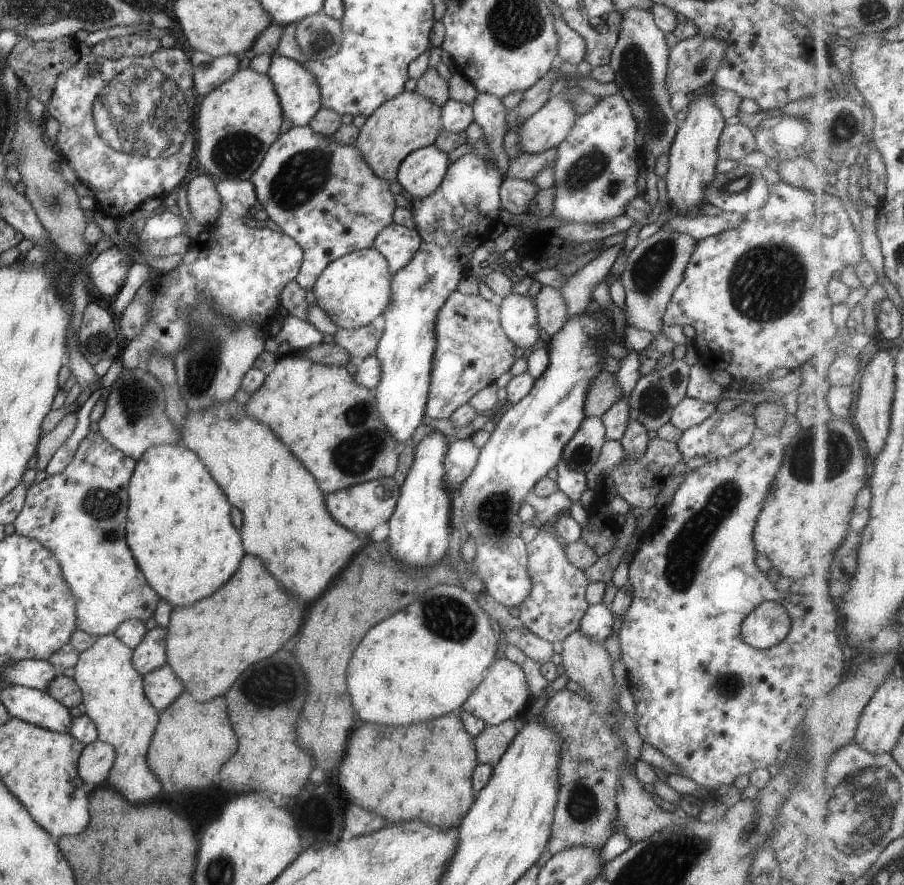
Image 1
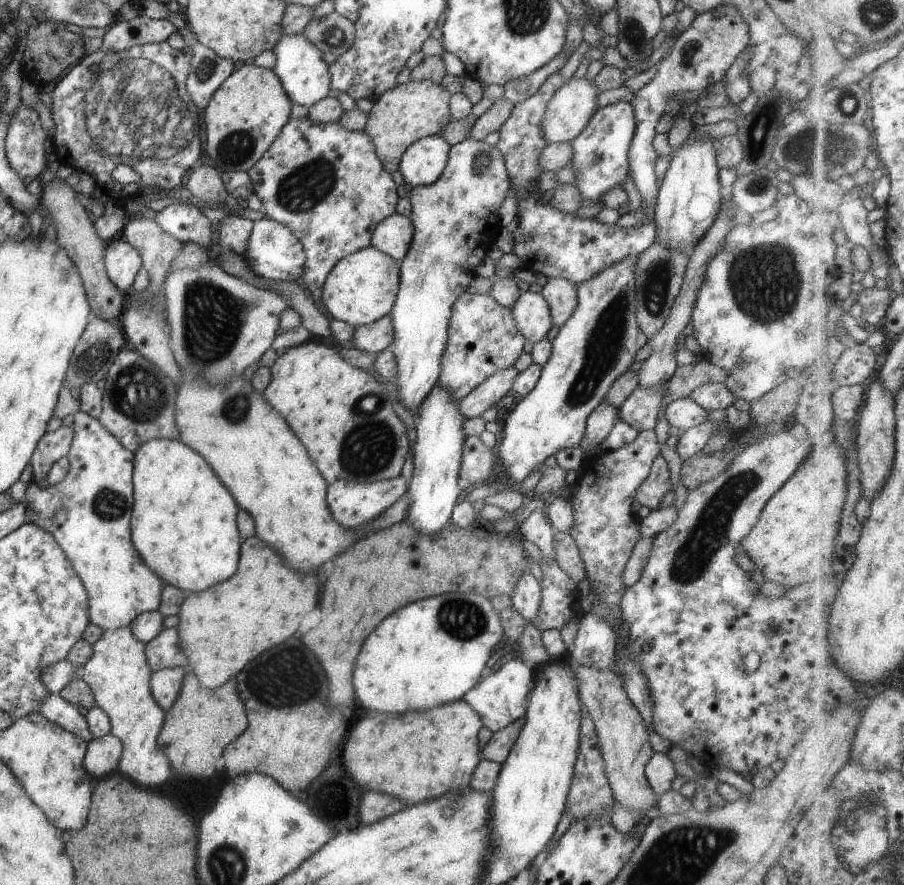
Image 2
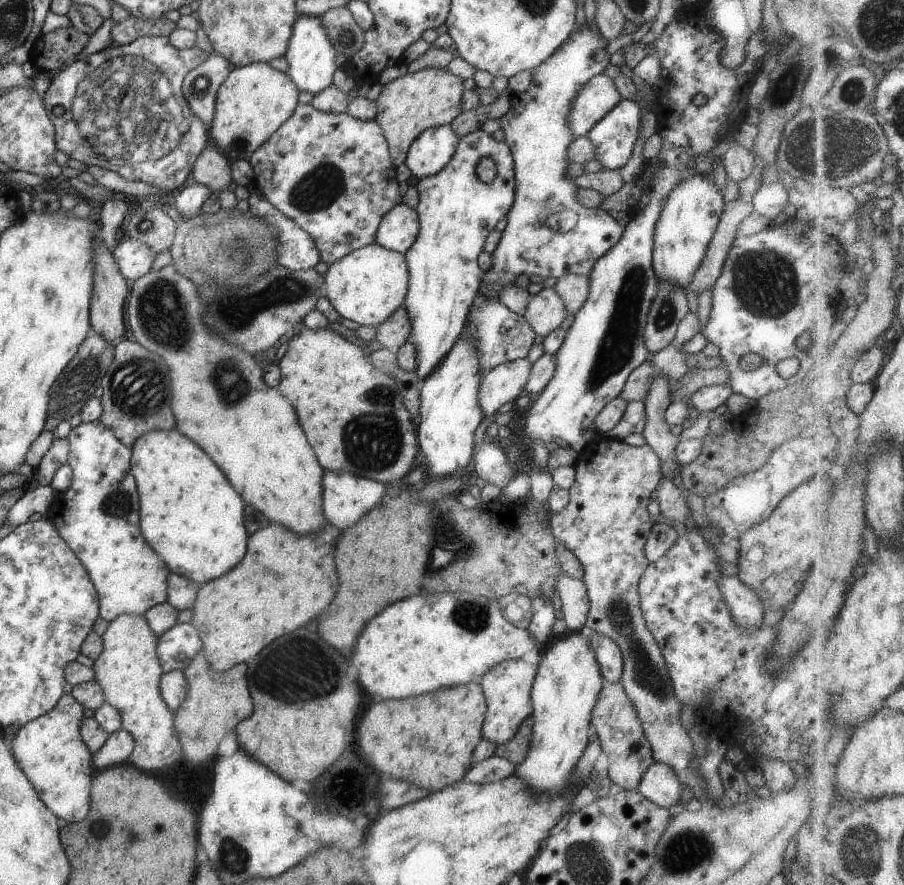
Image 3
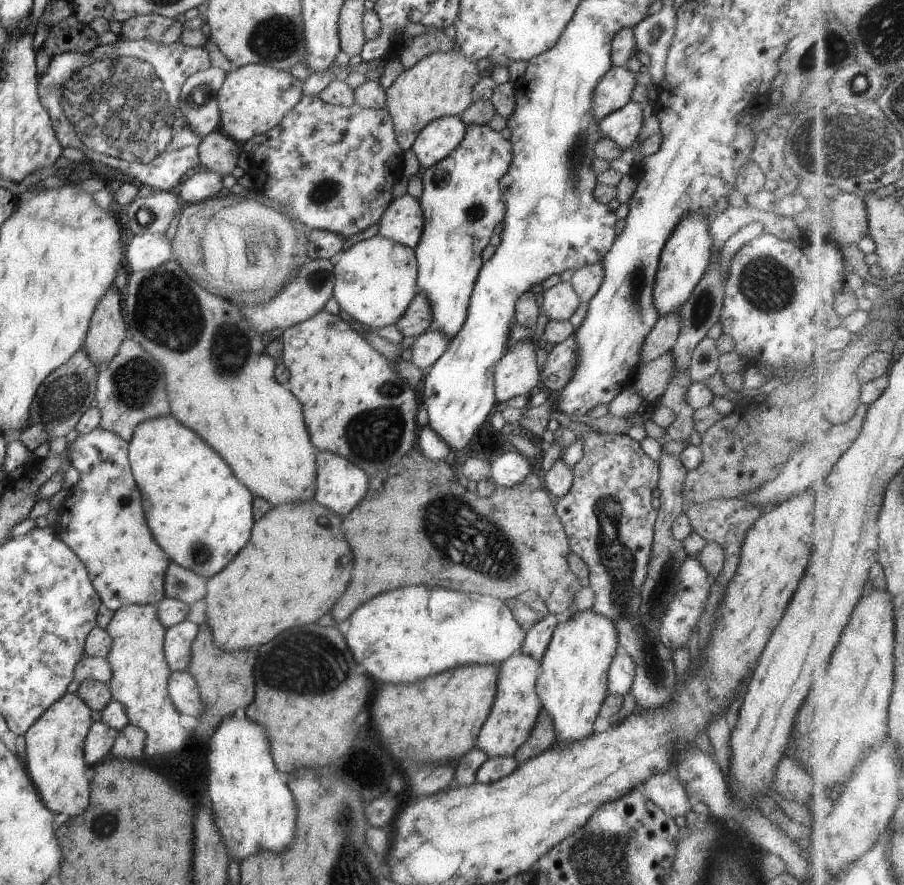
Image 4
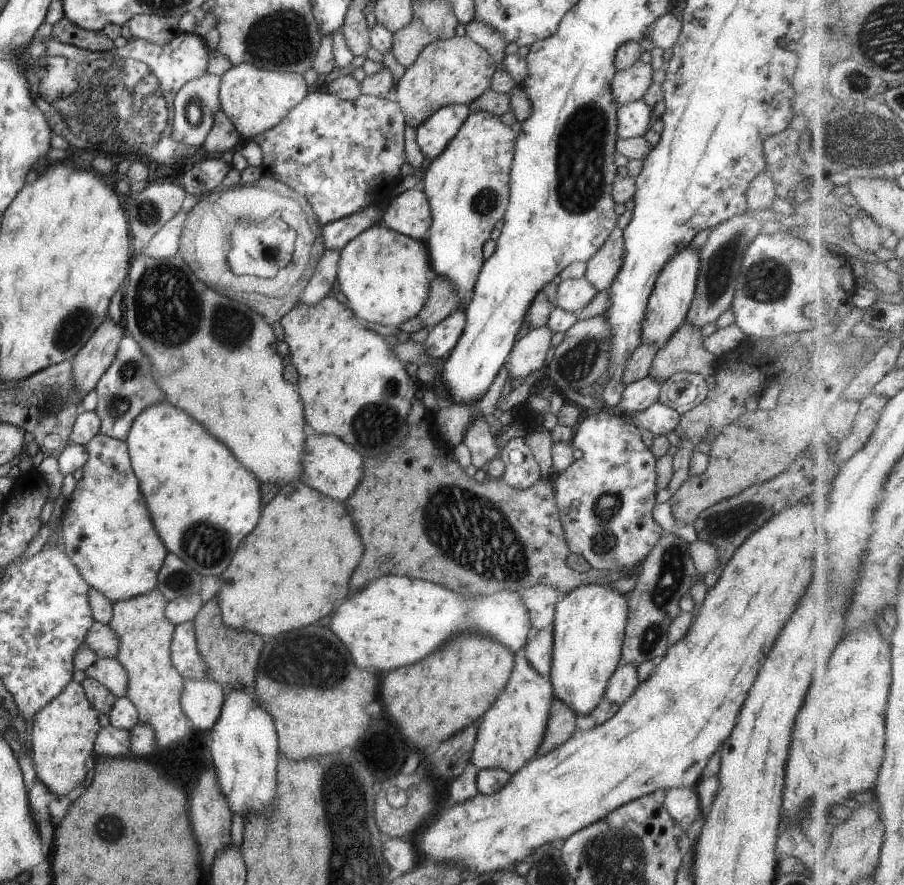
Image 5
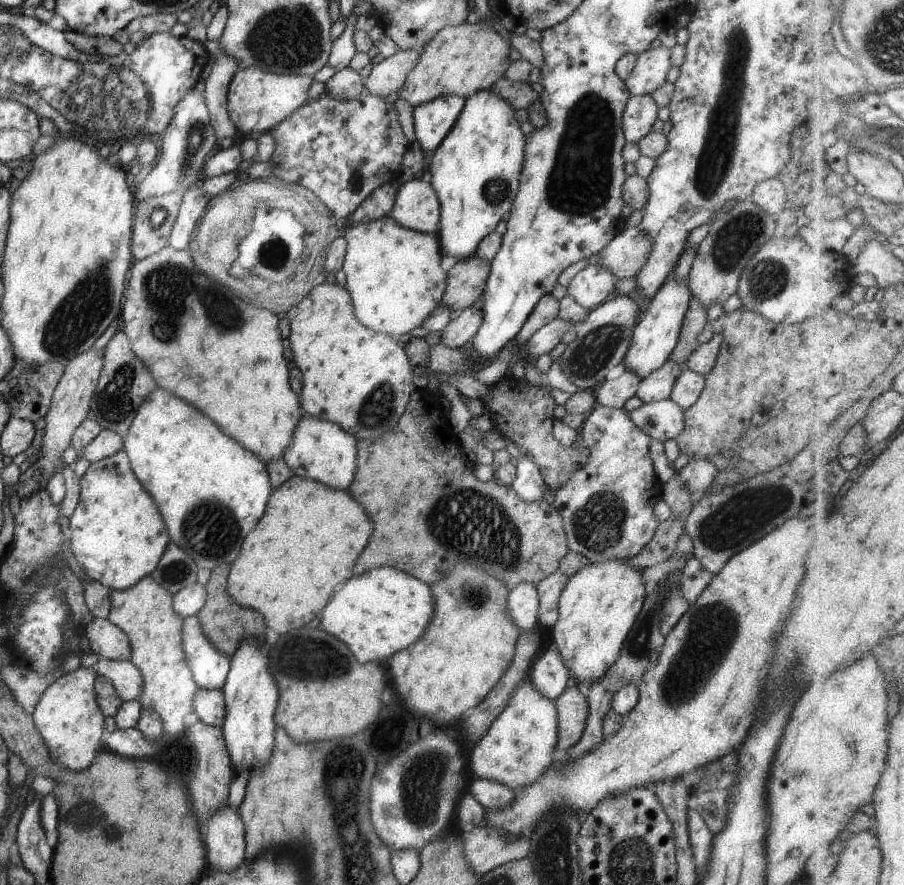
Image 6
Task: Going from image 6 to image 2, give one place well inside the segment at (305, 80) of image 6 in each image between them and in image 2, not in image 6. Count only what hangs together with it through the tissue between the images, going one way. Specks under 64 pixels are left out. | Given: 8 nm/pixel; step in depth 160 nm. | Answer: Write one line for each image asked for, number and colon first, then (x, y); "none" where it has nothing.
2: (242, 117)
3: (254, 99)
4: (253, 98)
5: (253, 99)

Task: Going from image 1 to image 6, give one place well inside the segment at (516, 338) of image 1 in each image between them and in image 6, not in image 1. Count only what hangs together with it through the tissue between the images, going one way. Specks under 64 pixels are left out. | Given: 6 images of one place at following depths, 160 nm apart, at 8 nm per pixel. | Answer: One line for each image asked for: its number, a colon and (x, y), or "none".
2: (530, 312)
3: (544, 311)
4: (559, 301)
5: (572, 294)
6: (593, 284)

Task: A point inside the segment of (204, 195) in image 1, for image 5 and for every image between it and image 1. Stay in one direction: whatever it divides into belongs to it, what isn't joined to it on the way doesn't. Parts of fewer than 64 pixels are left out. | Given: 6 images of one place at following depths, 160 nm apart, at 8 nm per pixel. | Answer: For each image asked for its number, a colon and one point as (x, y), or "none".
2: (204, 183)
3: (211, 168)
4: (216, 152)
5: (222, 136)

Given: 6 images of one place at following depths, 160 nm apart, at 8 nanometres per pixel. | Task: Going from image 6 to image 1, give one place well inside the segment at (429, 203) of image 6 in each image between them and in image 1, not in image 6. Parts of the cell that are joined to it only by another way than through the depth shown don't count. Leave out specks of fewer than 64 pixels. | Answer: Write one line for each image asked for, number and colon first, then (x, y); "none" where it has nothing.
1: (397, 244)
2: (392, 235)
3: (397, 228)
4: (402, 221)
5: (408, 213)

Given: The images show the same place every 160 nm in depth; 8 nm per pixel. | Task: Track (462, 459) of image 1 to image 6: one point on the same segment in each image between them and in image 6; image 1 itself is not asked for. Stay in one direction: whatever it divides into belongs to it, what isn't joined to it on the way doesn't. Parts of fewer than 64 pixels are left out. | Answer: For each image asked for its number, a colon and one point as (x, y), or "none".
2: (476, 462)
3: (490, 465)
4: (510, 468)
5: (521, 471)
6: (528, 485)

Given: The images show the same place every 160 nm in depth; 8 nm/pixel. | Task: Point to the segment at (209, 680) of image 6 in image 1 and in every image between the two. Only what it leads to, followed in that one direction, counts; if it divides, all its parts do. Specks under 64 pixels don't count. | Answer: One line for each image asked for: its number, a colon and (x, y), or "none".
1: (150, 653)
2: (163, 651)
3: (177, 646)
4: (177, 639)
5: (184, 655)

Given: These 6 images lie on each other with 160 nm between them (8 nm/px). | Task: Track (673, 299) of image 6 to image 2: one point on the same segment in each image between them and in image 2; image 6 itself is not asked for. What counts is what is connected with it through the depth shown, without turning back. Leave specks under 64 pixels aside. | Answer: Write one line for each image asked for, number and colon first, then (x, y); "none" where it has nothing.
2: (688, 198)
3: (688, 217)
4: (684, 257)
5: (674, 287)

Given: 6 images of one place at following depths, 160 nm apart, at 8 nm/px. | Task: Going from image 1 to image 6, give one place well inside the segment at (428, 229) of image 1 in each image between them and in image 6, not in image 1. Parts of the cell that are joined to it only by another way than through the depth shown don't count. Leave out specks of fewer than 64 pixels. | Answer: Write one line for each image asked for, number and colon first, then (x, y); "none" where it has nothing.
2: (450, 217)
3: (455, 211)
4: (461, 202)
5: (466, 186)
6: (474, 171)

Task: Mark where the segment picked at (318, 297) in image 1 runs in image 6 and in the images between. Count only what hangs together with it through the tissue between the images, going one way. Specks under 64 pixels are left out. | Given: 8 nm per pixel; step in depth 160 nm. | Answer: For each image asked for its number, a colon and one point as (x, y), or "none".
2: (361, 287)
3: (368, 284)
4: (374, 279)
5: (384, 276)
6: (394, 278)

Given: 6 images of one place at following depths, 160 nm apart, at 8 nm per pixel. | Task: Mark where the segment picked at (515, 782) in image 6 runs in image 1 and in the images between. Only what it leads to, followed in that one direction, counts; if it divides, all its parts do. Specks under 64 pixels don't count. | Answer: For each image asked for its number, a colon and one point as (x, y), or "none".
1: (502, 693)
2: (498, 699)
3: (506, 686)
4: (515, 706)
5: (510, 730)

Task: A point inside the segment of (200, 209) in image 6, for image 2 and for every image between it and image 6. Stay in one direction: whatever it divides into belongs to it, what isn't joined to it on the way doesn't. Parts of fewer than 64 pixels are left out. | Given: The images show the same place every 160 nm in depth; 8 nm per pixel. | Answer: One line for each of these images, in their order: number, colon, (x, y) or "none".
2: (121, 261)
3: (133, 258)
4: (145, 251)
5: (164, 243)

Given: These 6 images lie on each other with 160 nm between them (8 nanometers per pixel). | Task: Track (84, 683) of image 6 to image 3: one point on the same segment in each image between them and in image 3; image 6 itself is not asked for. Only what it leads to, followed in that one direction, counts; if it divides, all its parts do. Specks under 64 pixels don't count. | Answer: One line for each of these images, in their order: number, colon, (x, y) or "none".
3: (49, 750)
4: (54, 760)
5: (64, 730)

